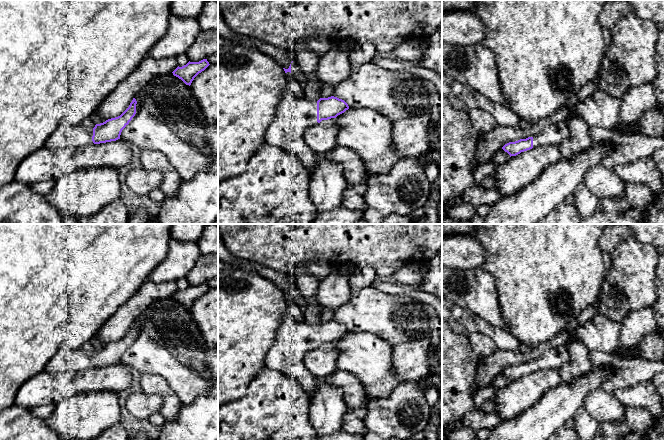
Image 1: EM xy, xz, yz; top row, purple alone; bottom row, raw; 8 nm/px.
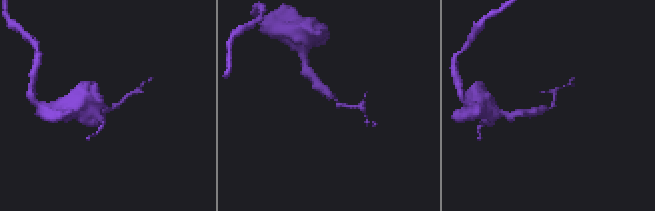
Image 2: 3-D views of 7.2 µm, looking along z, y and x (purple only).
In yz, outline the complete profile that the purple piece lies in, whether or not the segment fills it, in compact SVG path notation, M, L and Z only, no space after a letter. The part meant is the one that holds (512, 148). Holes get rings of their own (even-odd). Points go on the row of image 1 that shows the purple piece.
M560 120L556 123L549 123L546 125L541 133L526 139L509 142L505 144L502 149L511 157L530 150L533 147L545 145L555 145L560 147L562 142L568 138L569 135L570 131L566 120Z

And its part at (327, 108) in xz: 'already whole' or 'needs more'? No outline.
needs more

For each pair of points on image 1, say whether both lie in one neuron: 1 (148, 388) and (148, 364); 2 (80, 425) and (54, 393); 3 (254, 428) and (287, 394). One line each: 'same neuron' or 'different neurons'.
1: different neurons
2: different neurons
3: same neuron

